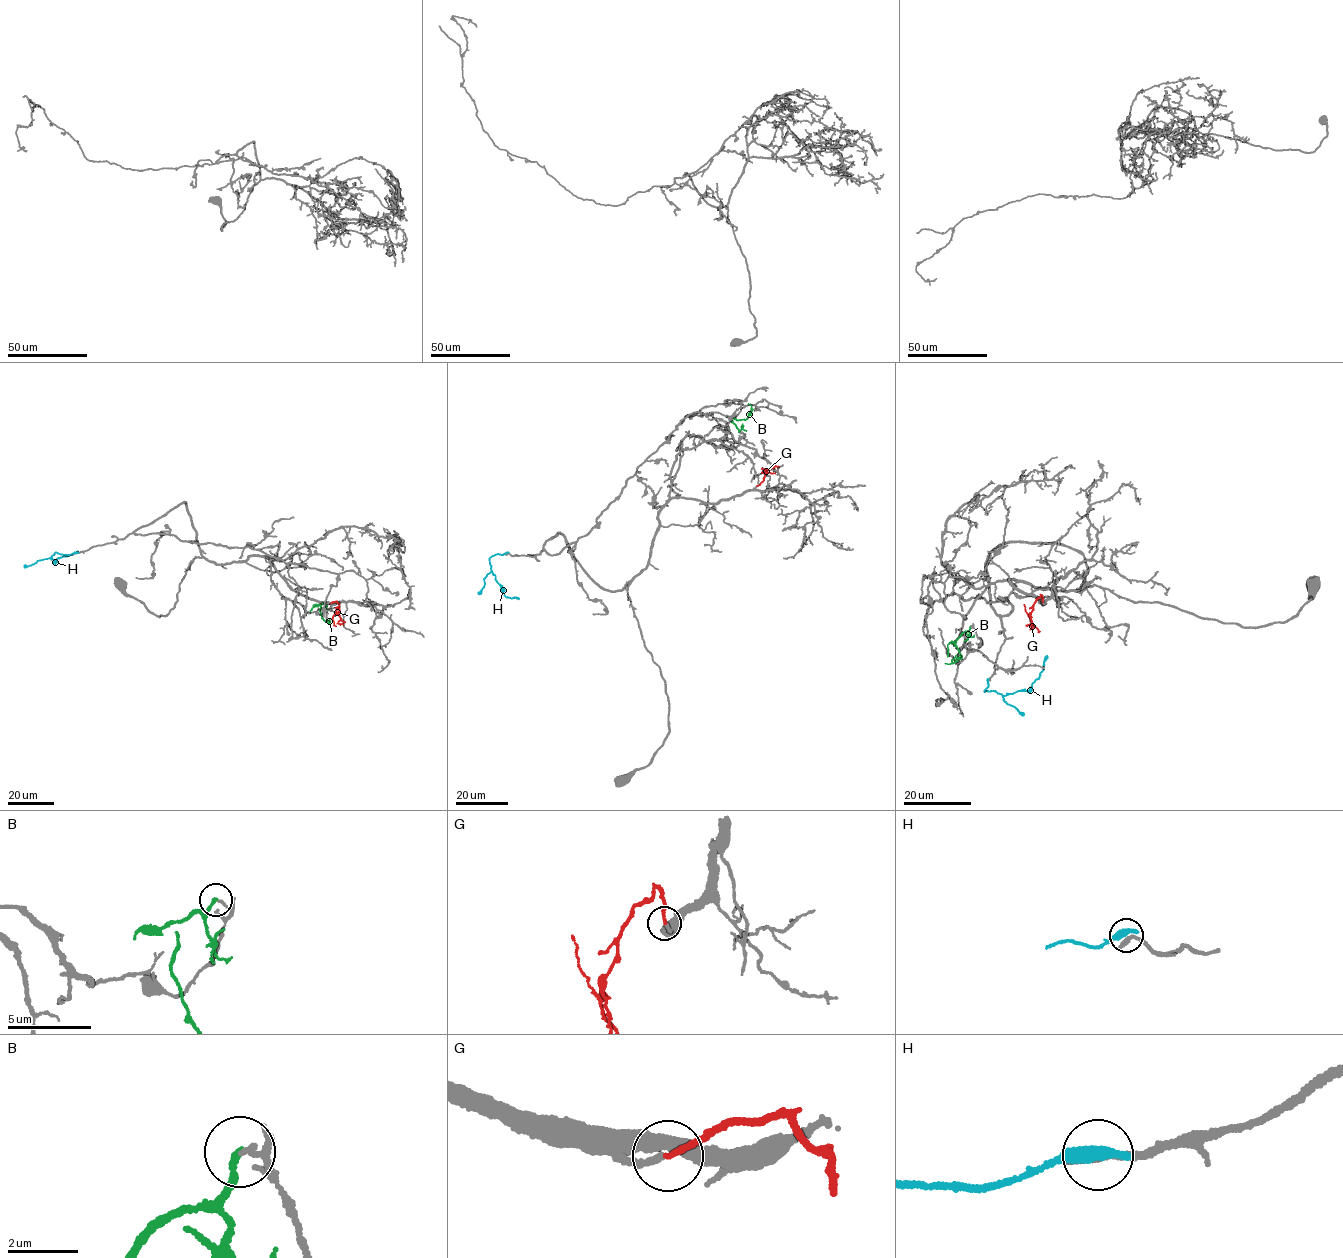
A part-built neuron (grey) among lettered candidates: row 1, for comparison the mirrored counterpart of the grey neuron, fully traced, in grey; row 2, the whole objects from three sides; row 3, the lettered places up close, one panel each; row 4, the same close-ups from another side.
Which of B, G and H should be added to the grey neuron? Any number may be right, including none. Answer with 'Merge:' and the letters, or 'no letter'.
Merge: G

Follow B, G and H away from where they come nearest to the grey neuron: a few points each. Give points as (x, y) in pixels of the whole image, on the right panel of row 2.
B: (970, 625), (952, 642), (962, 656), (954, 662), (944, 663)
G: (1042, 602), (1041, 595), (1030, 616), (1031, 629), (1033, 626)
H: (988, 679), (984, 692), (994, 691), (1003, 694), (1027, 690), (1044, 669), (1046, 655)

